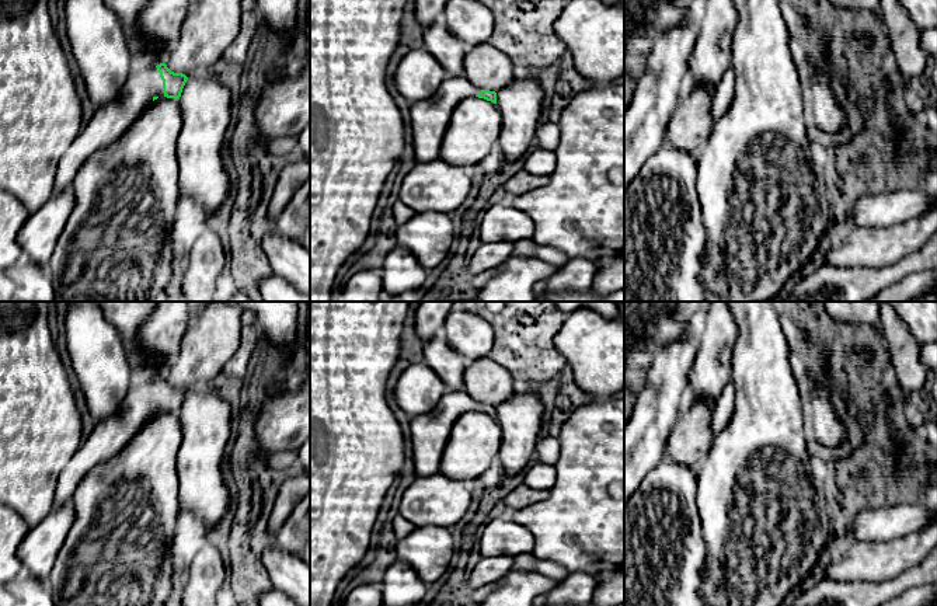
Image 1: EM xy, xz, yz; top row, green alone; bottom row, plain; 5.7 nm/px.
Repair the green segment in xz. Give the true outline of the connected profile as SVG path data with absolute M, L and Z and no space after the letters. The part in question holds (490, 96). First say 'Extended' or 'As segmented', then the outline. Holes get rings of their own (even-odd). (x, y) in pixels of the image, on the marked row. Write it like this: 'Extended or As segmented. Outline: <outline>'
Extended. Outline: M464 74L447 76L431 98L411 104L410 118L417 164L439 159L450 112L467 97L478 97L497 104L495 91L481 90Z

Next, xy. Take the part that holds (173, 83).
Extended. Outline: M133 59L118 95L98 107L90 123L81 128L58 164L53 194L72 187L83 163L97 150L116 142L159 97L181 97L188 77L171 72L166 63L153 66Z

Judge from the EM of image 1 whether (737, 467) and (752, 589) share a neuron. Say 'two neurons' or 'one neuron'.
one neuron

